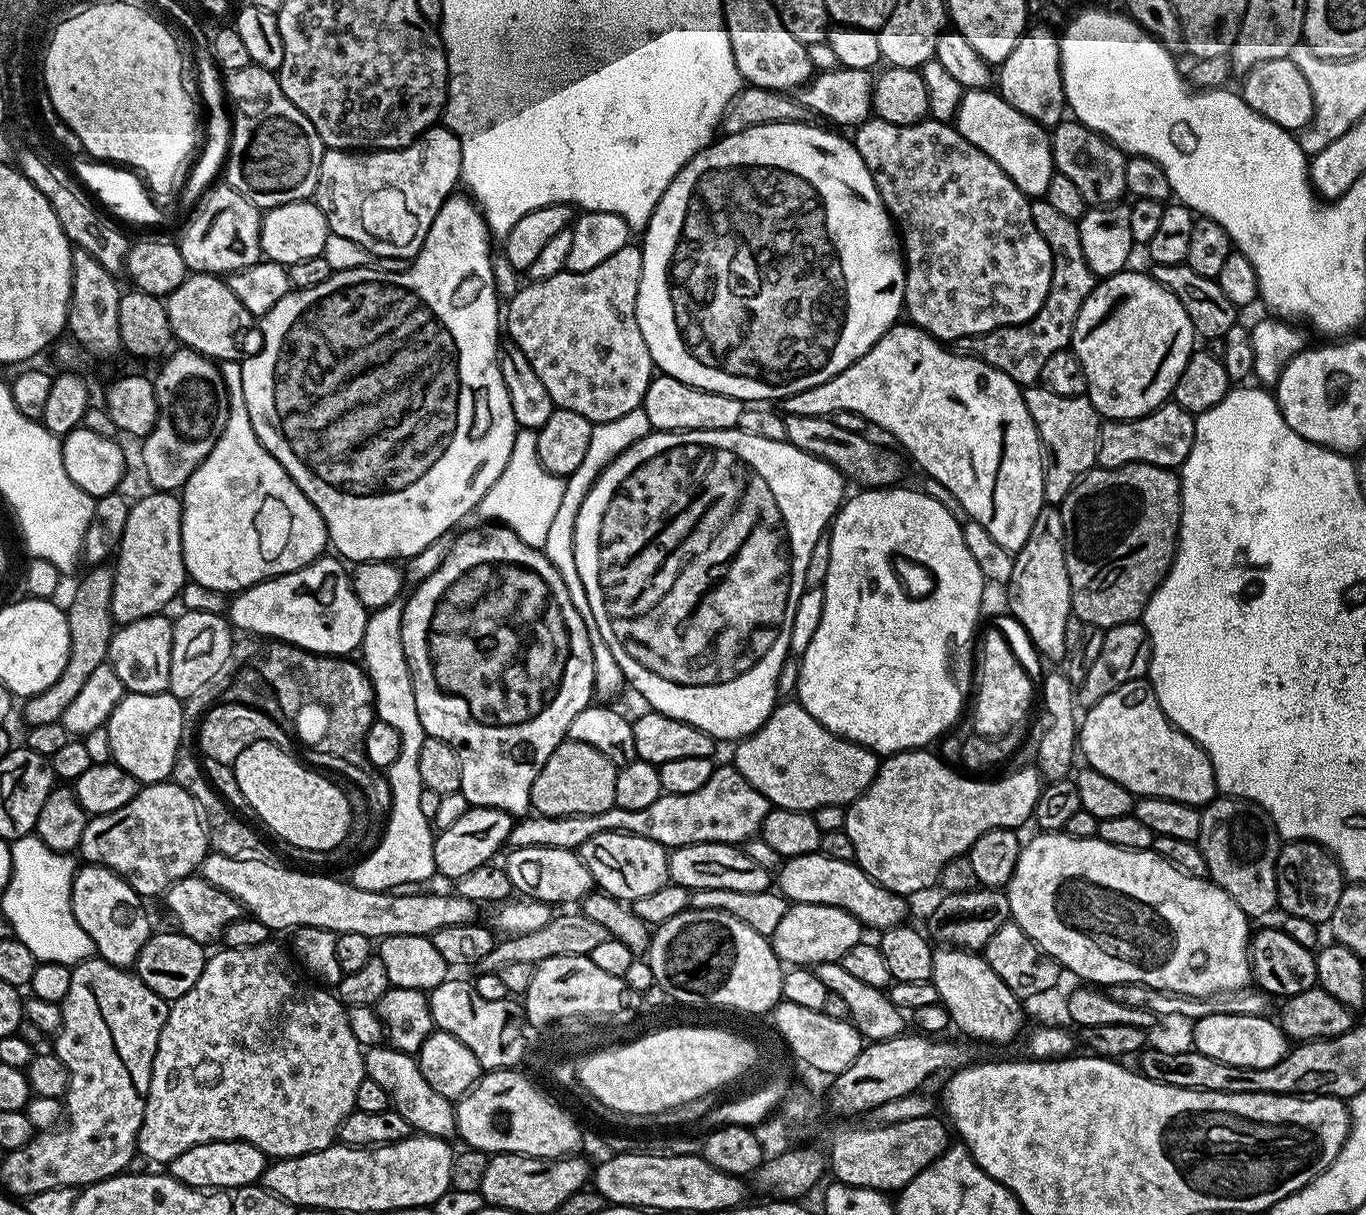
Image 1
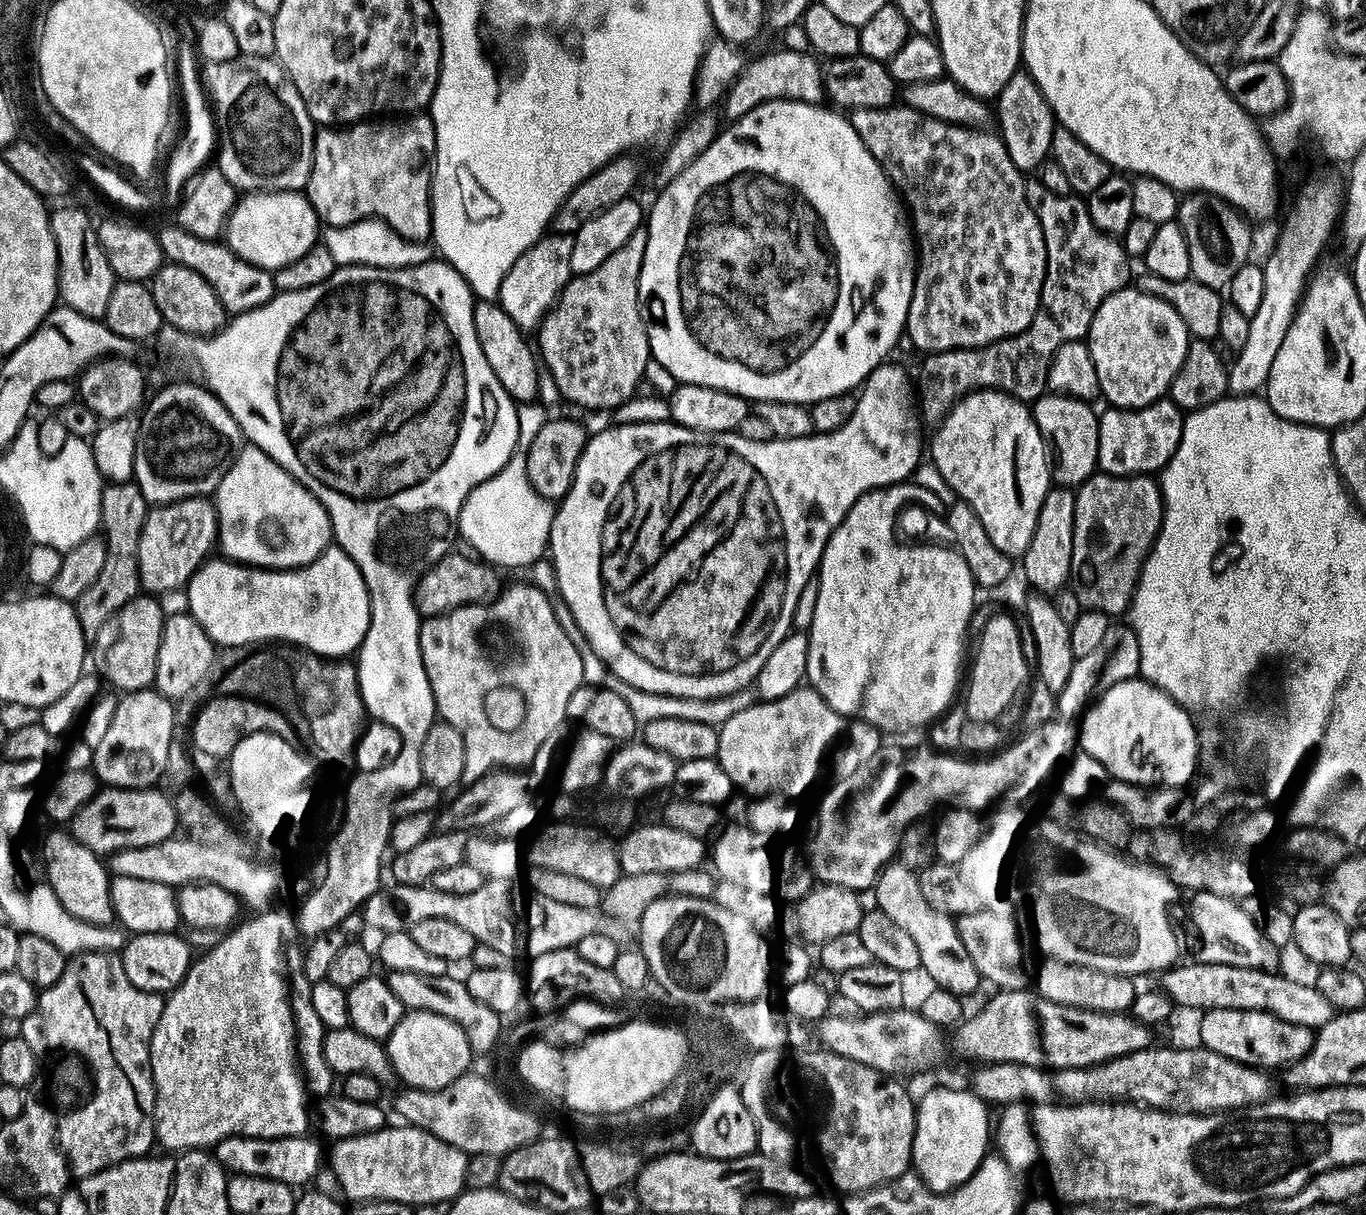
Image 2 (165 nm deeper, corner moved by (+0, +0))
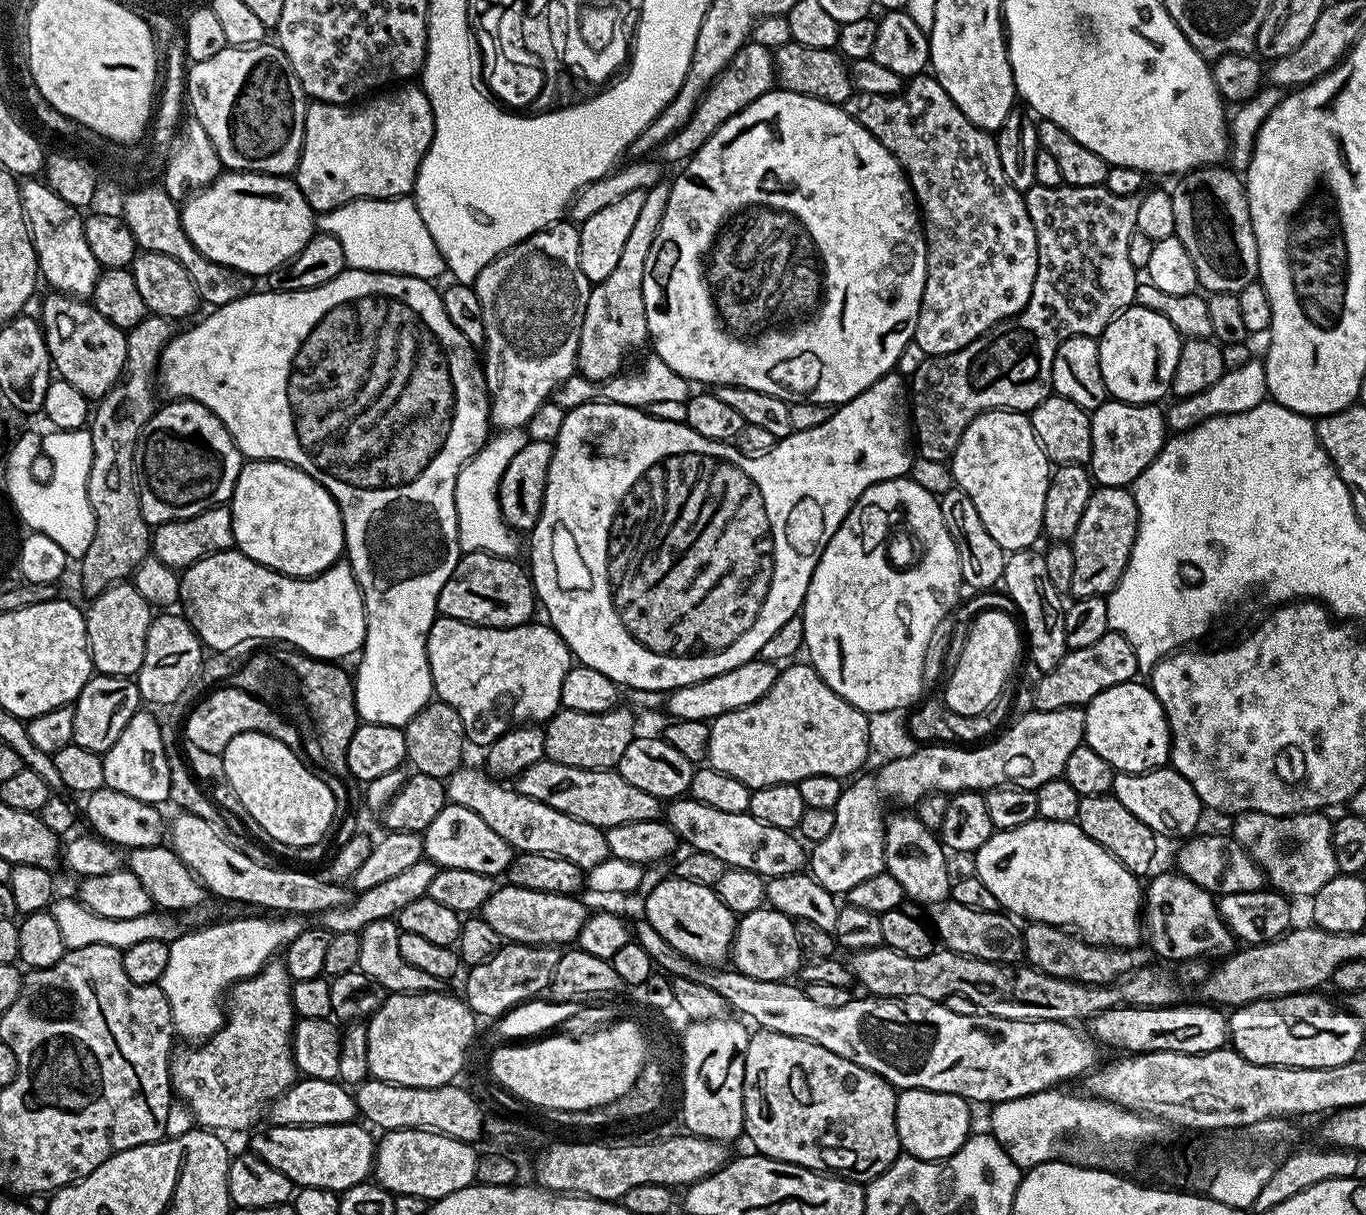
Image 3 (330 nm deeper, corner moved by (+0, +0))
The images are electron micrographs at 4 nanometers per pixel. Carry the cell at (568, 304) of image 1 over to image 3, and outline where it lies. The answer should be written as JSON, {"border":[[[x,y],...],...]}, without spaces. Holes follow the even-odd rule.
{"border":[[[661,182],[644,192],[638,222],[634,222],[634,230],[630,230],[630,238],[626,238],[626,246],[614,265],[610,278],[591,285],[576,355],[579,375],[588,380],[611,380],[624,368],[624,359],[649,339],[646,302],[642,298],[642,278],[646,274],[646,258],[650,258],[650,246],[658,234],[658,226],[662,226],[662,214],[666,214],[666,202],[670,198],[671,189],[671,183]]]}

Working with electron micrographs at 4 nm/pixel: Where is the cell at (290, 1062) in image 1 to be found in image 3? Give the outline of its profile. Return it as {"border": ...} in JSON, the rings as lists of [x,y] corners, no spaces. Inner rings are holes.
{"border":[[[269,962],[257,976],[232,985],[226,1000],[226,1019],[220,1031],[199,1046],[186,1046],[190,1048],[184,1048],[181,1052],[179,1049],[173,1055],[170,1061],[173,1093],[179,1103],[192,1113],[193,1121],[201,1129],[247,1133],[261,1123],[260,1115],[263,1112],[265,1115],[272,1101],[296,1083],[298,1069],[292,1057],[292,1033],[298,1017],[292,1005],[293,983],[283,962]]]}

